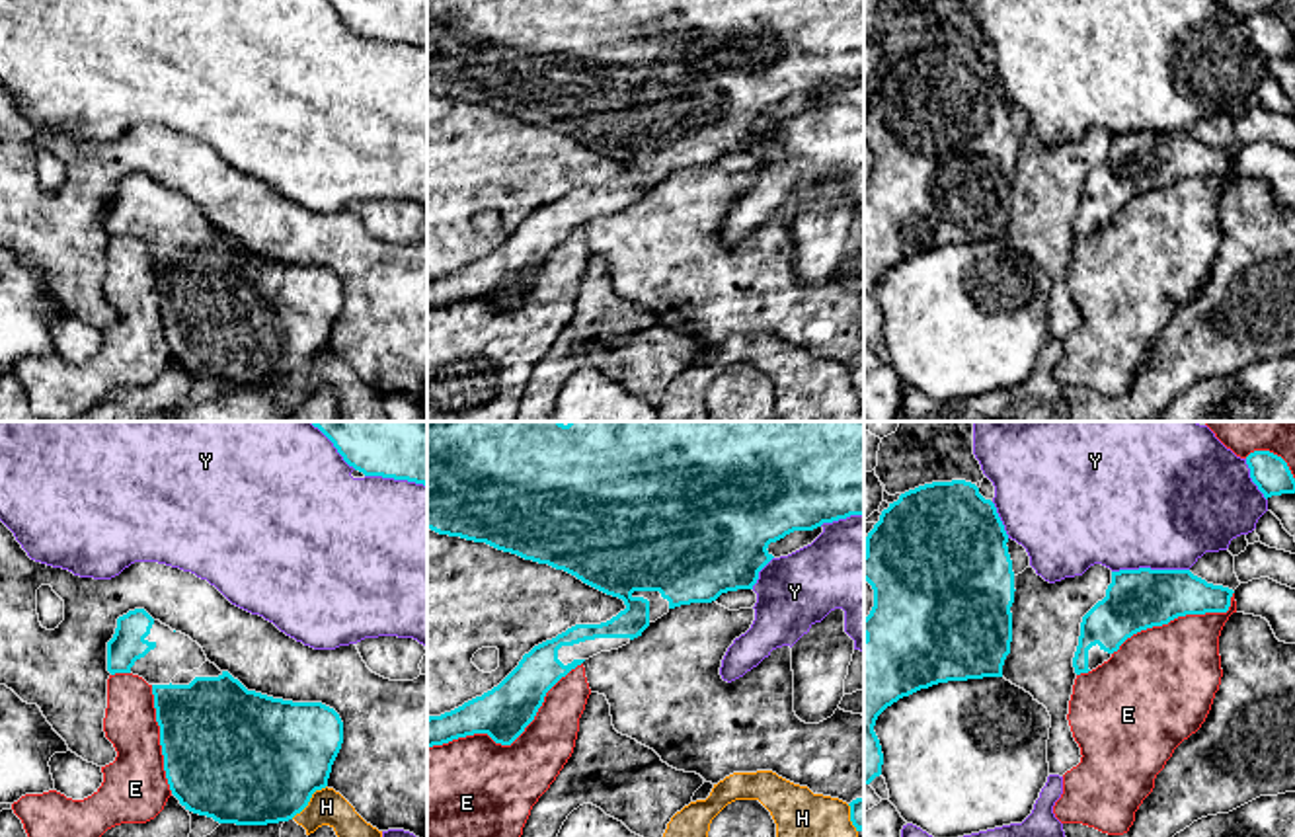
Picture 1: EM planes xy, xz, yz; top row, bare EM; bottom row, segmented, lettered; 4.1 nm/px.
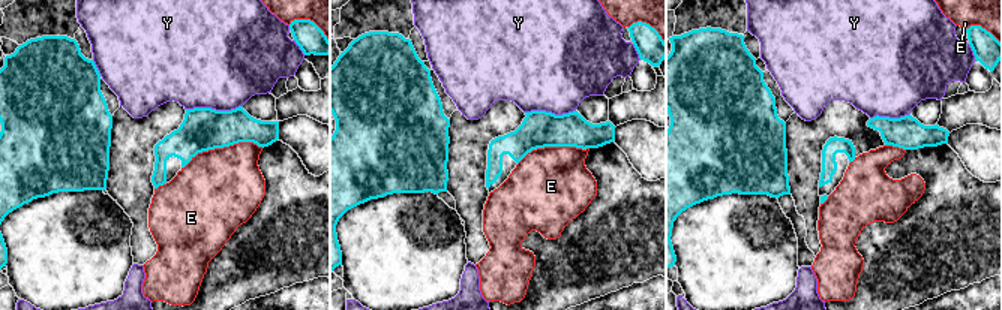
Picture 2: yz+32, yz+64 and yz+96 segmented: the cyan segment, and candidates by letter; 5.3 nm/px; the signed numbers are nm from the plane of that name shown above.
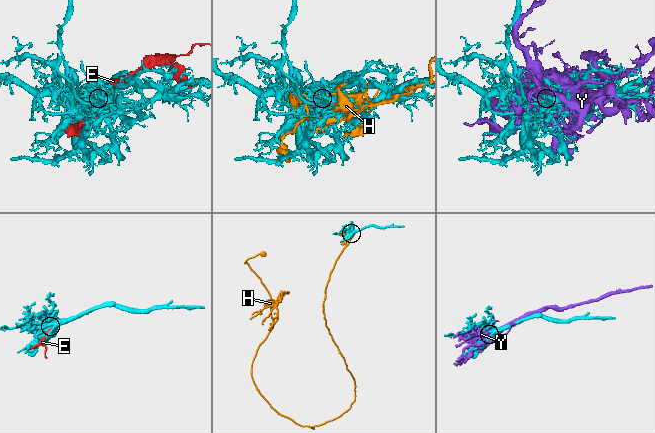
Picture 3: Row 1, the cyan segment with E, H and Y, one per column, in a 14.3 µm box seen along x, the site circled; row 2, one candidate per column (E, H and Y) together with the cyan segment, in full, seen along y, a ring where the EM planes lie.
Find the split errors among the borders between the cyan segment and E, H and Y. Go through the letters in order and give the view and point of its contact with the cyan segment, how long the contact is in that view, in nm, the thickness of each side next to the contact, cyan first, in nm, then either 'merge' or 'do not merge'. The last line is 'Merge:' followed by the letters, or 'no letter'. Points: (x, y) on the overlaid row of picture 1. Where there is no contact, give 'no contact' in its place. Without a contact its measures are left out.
E: xz (511, 742) | 750 nm | 220/420 nm | do not merge
H: xy (309, 800) | 200 nm | 500/150 nm | do not merge
Y: yz (1149, 568) | 320 nm | 260/500 nm | do not merge
Merge: no letter

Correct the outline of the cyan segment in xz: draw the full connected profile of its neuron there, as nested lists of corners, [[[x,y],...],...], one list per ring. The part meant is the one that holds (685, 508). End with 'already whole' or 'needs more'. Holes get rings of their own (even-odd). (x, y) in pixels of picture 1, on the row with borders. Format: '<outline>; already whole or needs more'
[[[427,421],[427,529],[486,542],[525,560],[564,570],[583,583],[618,597],[626,609],[601,624],[575,624],[552,640],[534,646],[519,665],[491,691],[441,716],[427,718],[427,747],[458,737],[488,734],[495,743],[511,745],[534,720],[546,693],[585,659],[618,650],[667,615],[690,603],[712,603],[722,593],[753,589],[759,572],[774,558],[766,548],[794,531],[813,531],[823,523],[864,515],[864,421]]]; needs more

